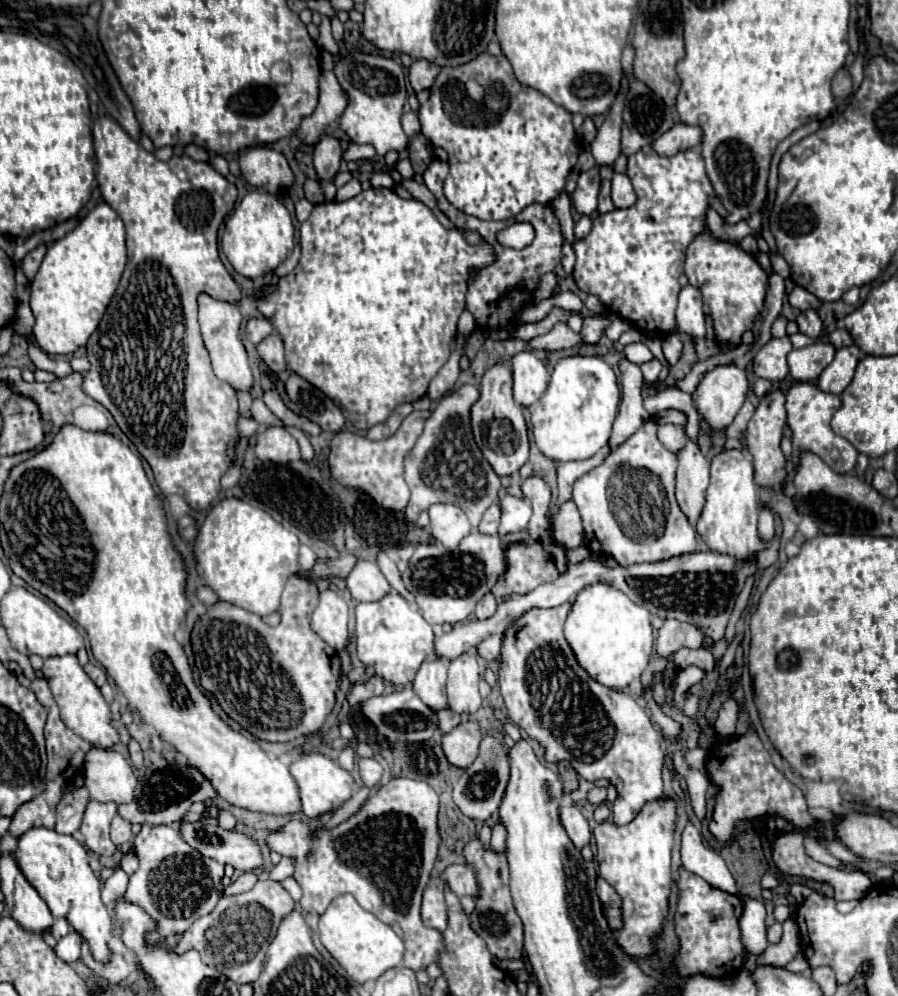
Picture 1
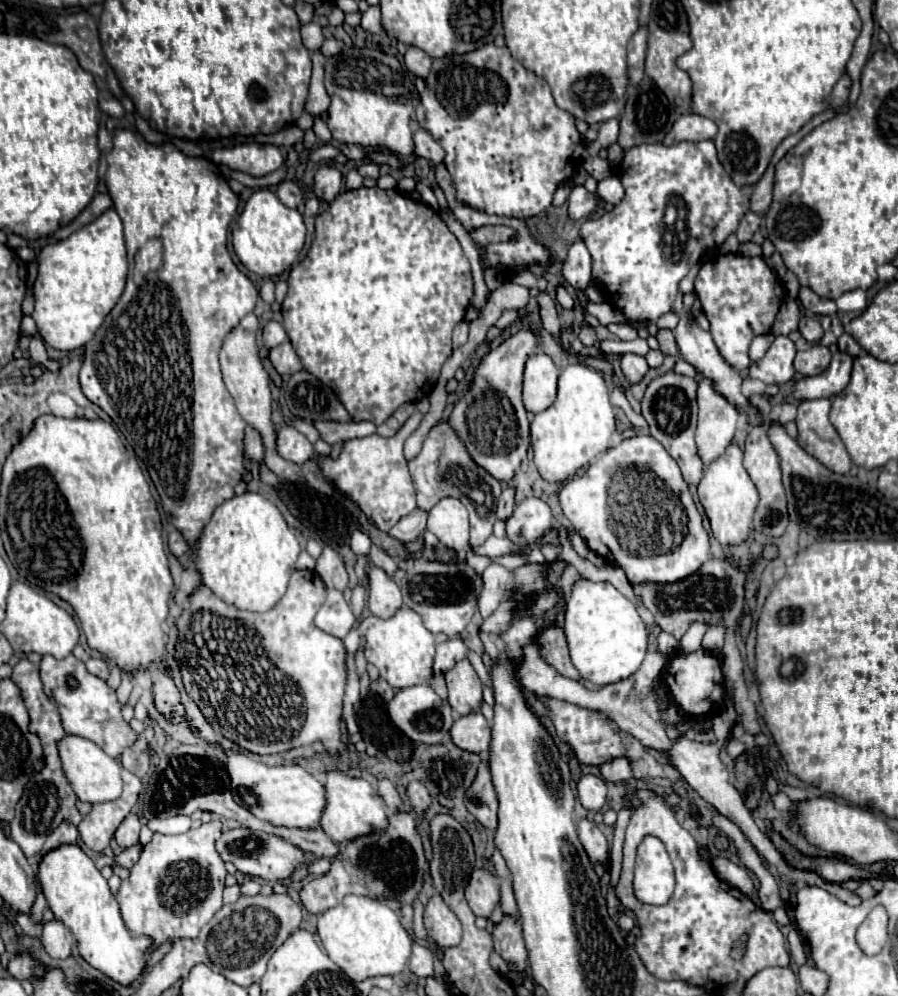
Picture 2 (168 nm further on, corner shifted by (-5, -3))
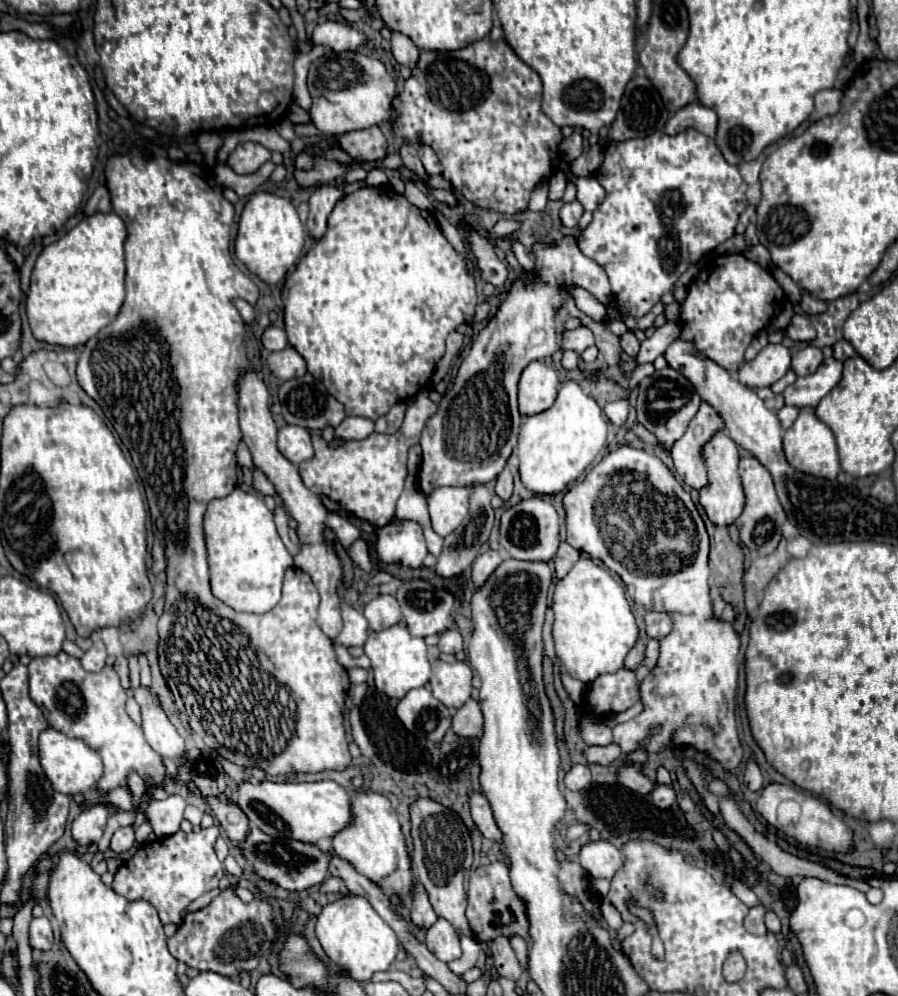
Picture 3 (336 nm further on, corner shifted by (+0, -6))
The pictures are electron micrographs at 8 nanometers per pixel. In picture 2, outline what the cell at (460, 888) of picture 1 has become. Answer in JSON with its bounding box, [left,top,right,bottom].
[465,867,501,919]

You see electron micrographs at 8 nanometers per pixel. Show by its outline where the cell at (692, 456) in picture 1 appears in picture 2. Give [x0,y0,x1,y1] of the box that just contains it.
[641,371,703,485]

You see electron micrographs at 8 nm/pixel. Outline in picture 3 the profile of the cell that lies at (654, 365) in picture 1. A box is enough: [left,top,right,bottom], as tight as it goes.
[636,322,680,364]

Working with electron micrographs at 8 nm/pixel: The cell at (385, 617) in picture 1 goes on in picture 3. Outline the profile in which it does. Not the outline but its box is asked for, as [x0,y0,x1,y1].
[364,624,432,698]

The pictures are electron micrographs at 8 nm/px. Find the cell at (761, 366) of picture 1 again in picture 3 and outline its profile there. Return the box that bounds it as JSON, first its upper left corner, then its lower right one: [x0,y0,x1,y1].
[738,344,790,388]

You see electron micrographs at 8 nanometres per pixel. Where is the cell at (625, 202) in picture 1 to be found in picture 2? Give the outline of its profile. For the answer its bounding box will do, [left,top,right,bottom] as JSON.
[597,177,625,205]

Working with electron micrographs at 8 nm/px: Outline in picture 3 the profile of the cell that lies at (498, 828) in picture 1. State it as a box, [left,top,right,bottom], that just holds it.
[510,936,528,968]

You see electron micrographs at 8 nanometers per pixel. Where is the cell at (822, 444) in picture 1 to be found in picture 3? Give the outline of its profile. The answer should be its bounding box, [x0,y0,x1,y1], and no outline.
[784,406,840,480]

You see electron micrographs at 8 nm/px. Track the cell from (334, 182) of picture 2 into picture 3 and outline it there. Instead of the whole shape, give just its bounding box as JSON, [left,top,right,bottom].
[308,186,344,240]

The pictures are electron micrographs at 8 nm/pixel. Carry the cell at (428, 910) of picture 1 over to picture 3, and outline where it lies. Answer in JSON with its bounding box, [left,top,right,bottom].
[424,918,462,962]

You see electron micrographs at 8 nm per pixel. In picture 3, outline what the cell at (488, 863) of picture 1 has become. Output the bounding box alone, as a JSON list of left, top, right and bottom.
[492,936,522,980]

